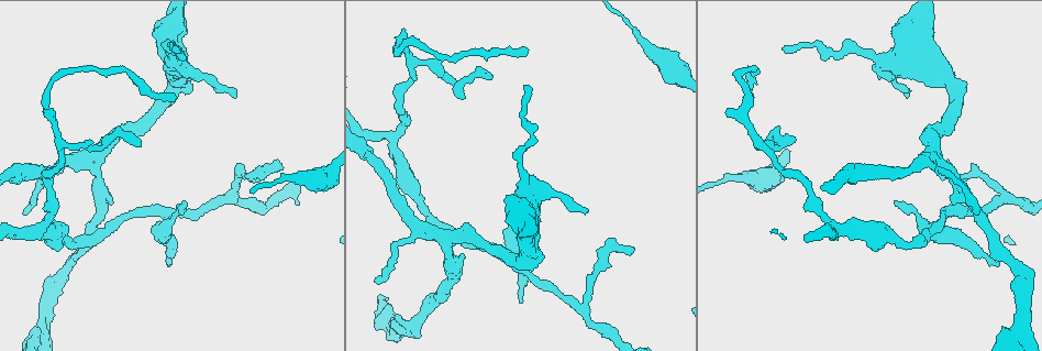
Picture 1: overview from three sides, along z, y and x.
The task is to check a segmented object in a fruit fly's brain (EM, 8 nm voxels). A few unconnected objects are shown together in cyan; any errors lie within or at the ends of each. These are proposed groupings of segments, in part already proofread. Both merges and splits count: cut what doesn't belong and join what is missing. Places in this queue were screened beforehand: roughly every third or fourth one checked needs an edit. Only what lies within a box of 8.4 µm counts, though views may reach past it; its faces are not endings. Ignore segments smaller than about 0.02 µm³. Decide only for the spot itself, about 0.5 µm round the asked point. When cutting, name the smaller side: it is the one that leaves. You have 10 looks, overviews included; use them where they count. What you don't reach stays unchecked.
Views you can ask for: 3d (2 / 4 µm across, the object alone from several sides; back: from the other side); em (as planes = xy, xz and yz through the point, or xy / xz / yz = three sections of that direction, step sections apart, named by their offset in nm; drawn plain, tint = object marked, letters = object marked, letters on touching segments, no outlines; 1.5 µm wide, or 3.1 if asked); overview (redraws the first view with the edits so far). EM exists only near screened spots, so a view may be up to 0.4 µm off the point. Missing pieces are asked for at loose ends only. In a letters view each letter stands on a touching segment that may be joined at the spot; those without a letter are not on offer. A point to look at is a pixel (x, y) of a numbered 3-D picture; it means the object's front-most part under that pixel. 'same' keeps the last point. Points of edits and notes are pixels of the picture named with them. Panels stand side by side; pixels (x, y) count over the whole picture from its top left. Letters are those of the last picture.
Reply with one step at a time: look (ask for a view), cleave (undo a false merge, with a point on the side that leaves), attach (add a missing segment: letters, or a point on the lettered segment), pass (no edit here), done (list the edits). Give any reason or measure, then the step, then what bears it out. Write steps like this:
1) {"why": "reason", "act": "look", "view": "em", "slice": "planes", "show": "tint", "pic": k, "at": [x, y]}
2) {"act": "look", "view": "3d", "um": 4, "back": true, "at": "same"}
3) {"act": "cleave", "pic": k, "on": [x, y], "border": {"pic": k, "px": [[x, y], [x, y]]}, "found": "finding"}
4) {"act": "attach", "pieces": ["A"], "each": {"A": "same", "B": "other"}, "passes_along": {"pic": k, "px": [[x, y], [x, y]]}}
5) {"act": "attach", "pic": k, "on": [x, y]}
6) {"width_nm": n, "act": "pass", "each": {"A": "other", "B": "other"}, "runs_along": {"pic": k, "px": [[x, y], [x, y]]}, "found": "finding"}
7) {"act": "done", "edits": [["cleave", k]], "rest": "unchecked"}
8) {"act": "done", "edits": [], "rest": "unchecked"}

{"why": "free end", "act": "look", "view": "em", "slice": "planes", "show": "plain", "pic": 1, "at": [521, 302]}

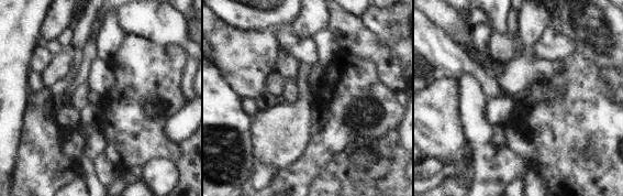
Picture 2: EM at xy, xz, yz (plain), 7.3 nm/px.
{"why": "see the neighbours", "act": "look", "view": "em", "slice": "planes", "show": "letters", "at": "same"}

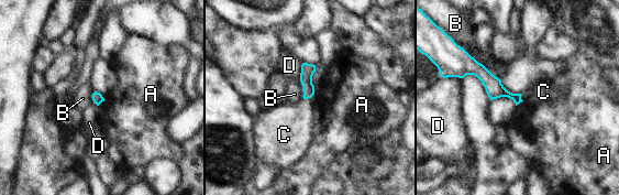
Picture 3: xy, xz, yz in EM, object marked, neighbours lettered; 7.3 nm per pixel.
{"act": "attach", "pieces": ["C"], "each": {"A": "other", "B": "other", "C": "same", "D": "other"}, "passes_along": {"pic": 3, "px": [[307, 69], [308, 97], [291, 127]]}, "found": "it goes on there"}

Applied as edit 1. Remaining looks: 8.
{"act": "look", "view": "3d", "um": 2, "pic": 1, "at": [977, 214]}

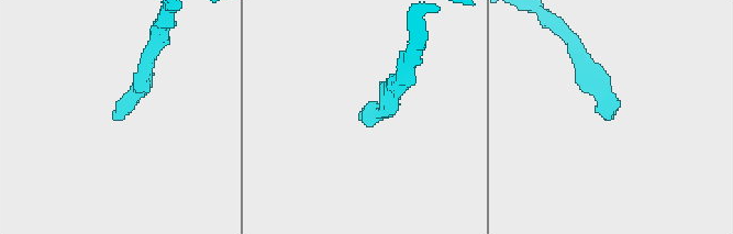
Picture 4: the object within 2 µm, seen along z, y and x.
{"act": "look", "view": "em", "slice": "planes", "show": "letters", "pic": 4, "at": [609, 116]}

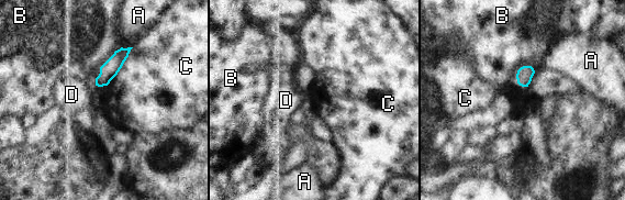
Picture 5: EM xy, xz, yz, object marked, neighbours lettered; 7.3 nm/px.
{"width_nm": 120, "act": "pass", "each": {"A": "other", "B": "other", "C": "other", "D": "other"}, "border": {"pic": 5, "px": [[133, 47], [118, 74], [102, 87]]}, "found": "none of them fits"}

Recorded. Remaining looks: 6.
{"act": "look", "view": "overview"}

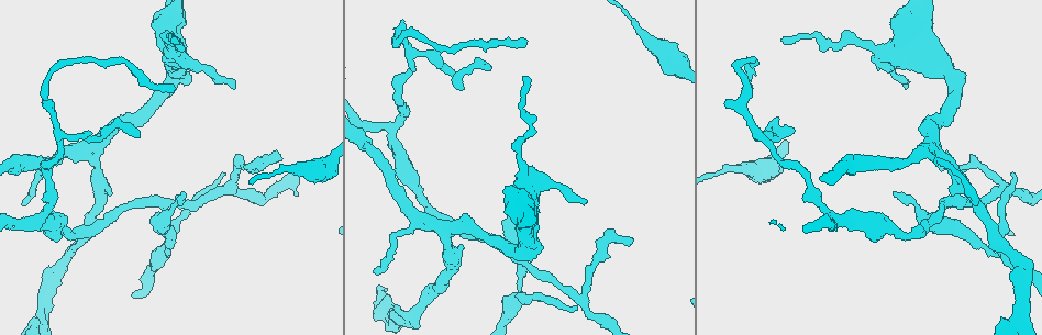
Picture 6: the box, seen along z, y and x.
{"act": "look", "view": "3d", "um": 4, "pic": 6, "at": [297, 168]}

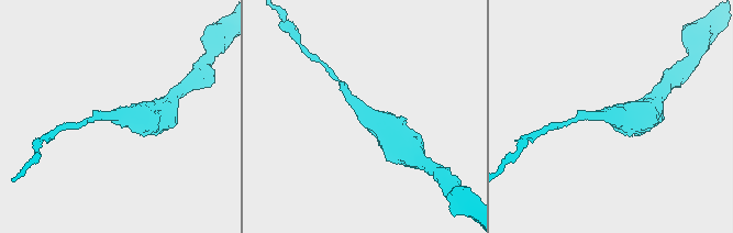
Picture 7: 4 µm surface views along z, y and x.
{"why": "now the EM", "act": "look", "view": "em", "slice": "xz", "step": 8, "show": "tint", "pic": 7, "at": [360, 114]}

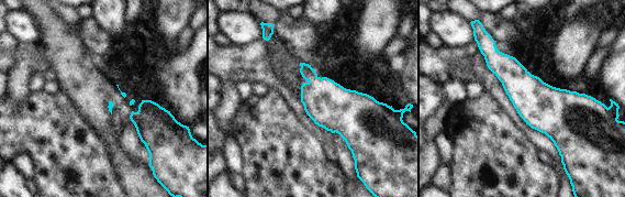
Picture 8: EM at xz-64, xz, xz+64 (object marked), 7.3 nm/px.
{"why": "cut it another way", "act": "look", "view": "em", "slice": "planes", "show": "letters", "at": "same"}

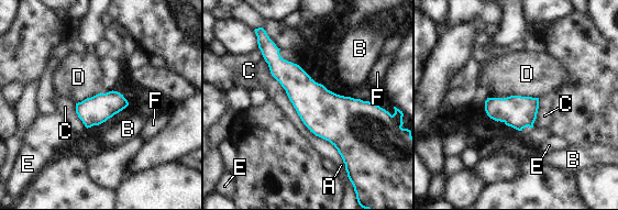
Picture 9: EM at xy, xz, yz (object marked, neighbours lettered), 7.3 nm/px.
{"width_nm": 200, "act": "pass", "each": {"A": "other", "B": "other", "C": "other", "D": "other", "E": "other", "F": "other"}, "border": {"pic": 9, "px": [[258, 47], [300, 120], [343, 162]]}, "found": "one neuron here"}

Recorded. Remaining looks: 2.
{"act": "done", "edits": [["attach", 3]], "rest": "unchecked"}

